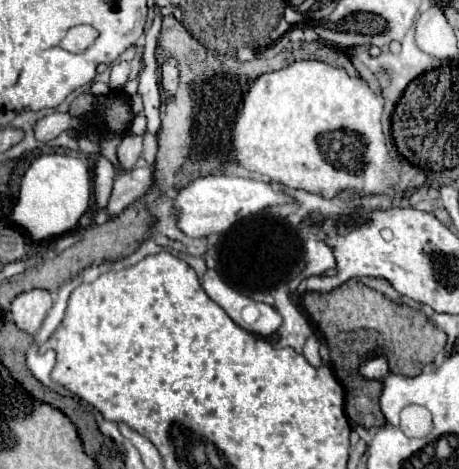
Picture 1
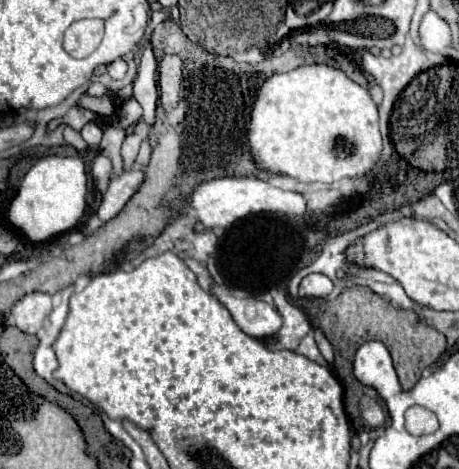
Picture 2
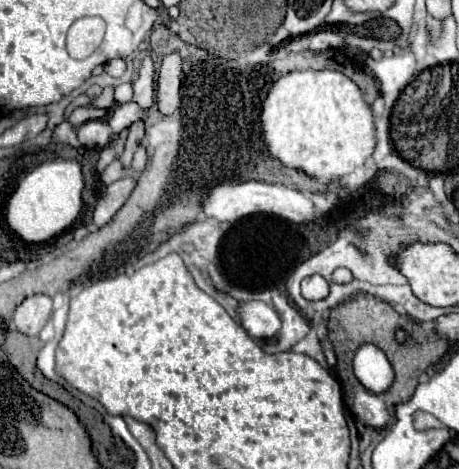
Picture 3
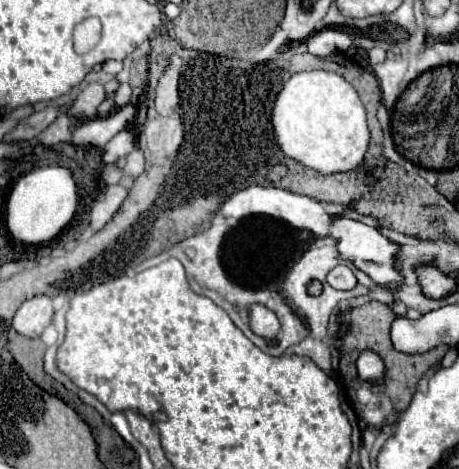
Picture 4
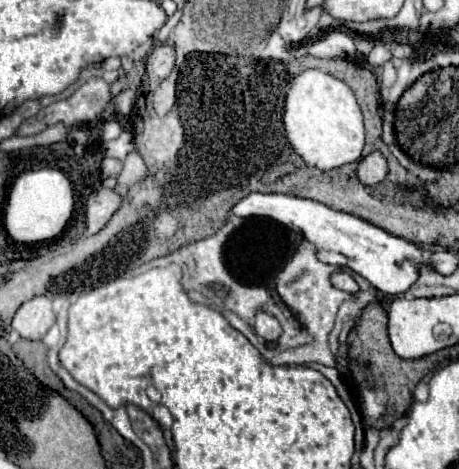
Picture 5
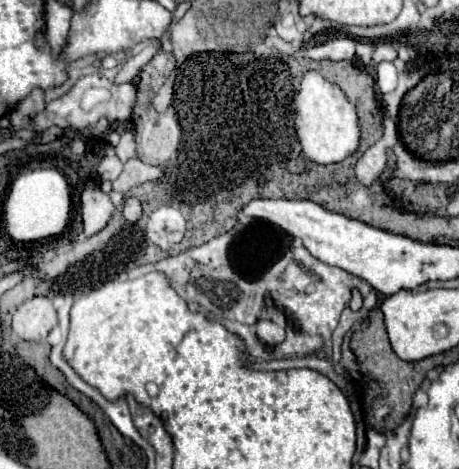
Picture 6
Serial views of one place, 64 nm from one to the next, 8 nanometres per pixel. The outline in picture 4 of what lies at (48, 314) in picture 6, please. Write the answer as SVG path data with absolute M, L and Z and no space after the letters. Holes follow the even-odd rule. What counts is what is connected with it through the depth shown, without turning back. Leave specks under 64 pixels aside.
M34 296L34 298L26 300L16 310L14 320L12 320L12 326L22 336L38 338L44 332L44 328L52 322L52 318L54 318L52 300L48 296Z

